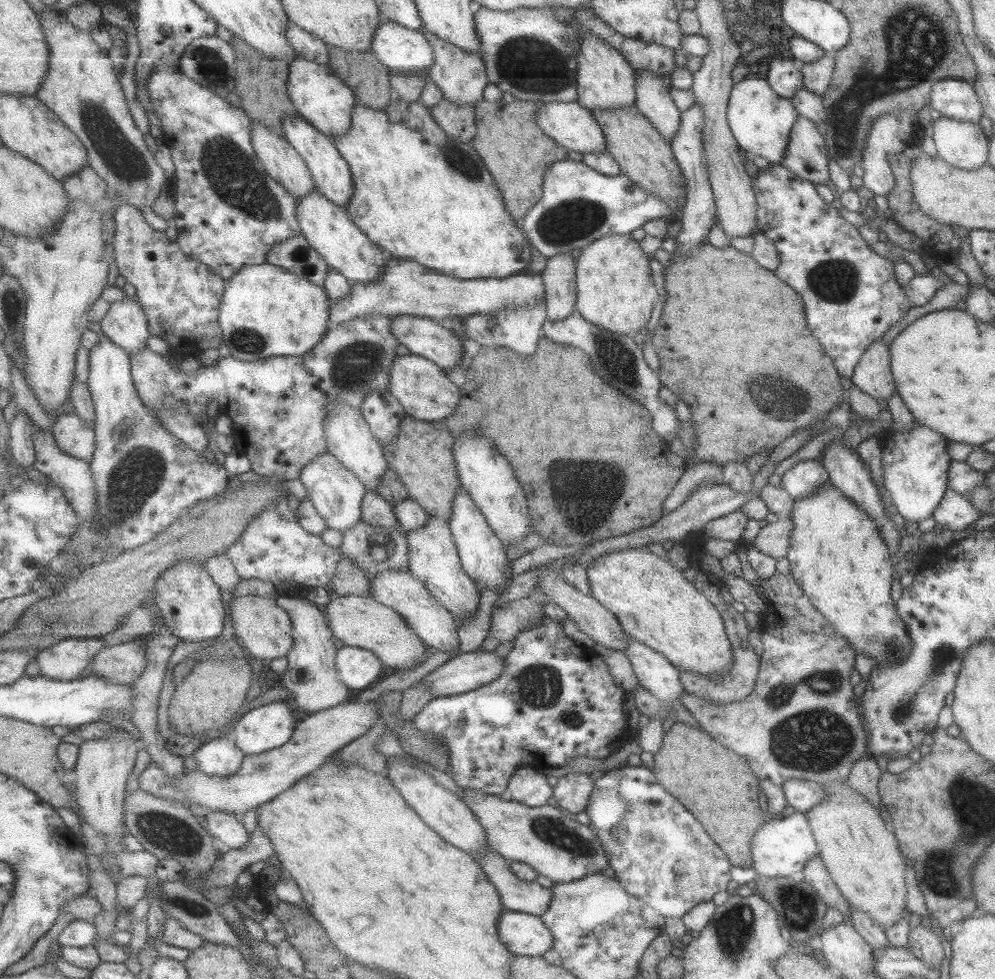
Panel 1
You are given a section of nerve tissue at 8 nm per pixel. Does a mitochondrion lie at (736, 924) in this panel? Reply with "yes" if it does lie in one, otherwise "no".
yes

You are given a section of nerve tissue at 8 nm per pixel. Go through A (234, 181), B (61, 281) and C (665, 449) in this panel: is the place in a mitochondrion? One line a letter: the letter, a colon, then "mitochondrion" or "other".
A: mitochondrion
B: other
C: other

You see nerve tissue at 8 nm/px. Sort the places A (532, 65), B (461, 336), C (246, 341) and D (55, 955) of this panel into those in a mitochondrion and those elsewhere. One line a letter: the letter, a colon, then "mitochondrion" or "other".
A: mitochondrion
B: other
C: mitochondrion
D: other

